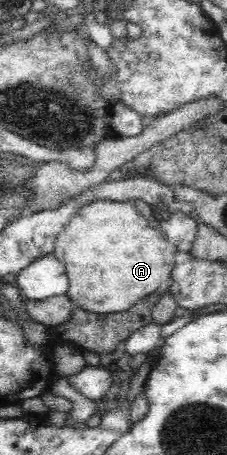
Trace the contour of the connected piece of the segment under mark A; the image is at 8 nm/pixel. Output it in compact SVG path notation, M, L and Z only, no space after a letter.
M99 200L84 205L70 218L68 225L56 237L52 254L65 265L68 276L66 295L73 308L94 314L126 312L146 298L146 295L154 298L154 291L167 286L172 268L176 264L174 255L177 248L165 239L162 232L150 227L149 221L136 209L133 201Z

